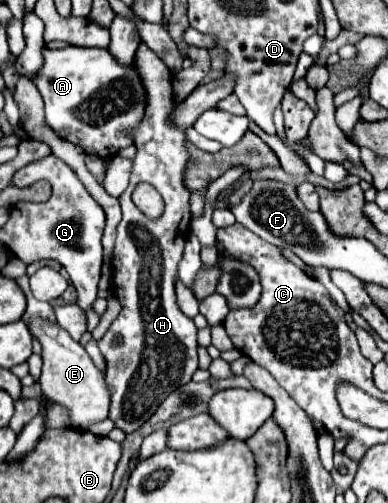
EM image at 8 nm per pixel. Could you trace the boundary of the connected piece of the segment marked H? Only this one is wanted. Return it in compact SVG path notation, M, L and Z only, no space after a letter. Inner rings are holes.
M144 42L136 50L134 70L140 74L146 90L146 110L140 126L134 130L134 144L138 148L130 186L118 198L122 206L122 222L118 224L112 284L114 294L122 304L120 316L112 322L98 348L106 358L106 376L112 388L112 402L108 418L126 434L138 430L160 406L160 402L176 388L190 382L198 368L194 322L182 314L176 304L174 280L178 276L178 262L182 258L184 242L190 226L190 190L186 188L186 168L192 156L184 144L184 132L174 124L174 90L170 68ZM138 182L152 184L164 198L164 212L160 218L146 218L132 202L132 192ZM114 334L122 334L122 346L114 348Z

